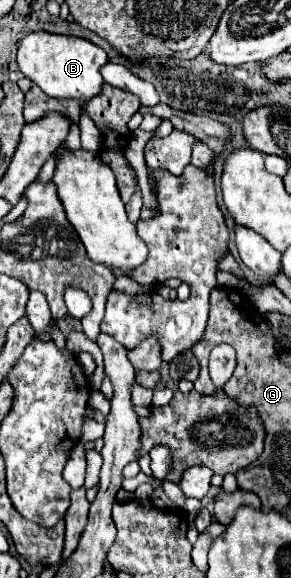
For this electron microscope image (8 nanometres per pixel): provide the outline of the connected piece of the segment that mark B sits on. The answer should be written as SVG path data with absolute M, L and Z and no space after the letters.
M32 32L28 34L18 48L18 66L26 78L42 88L44 94L52 98L78 98L88 102L102 90L100 66L108 62L108 56L102 48L92 44L90 40L78 36L62 36L48 32Z

